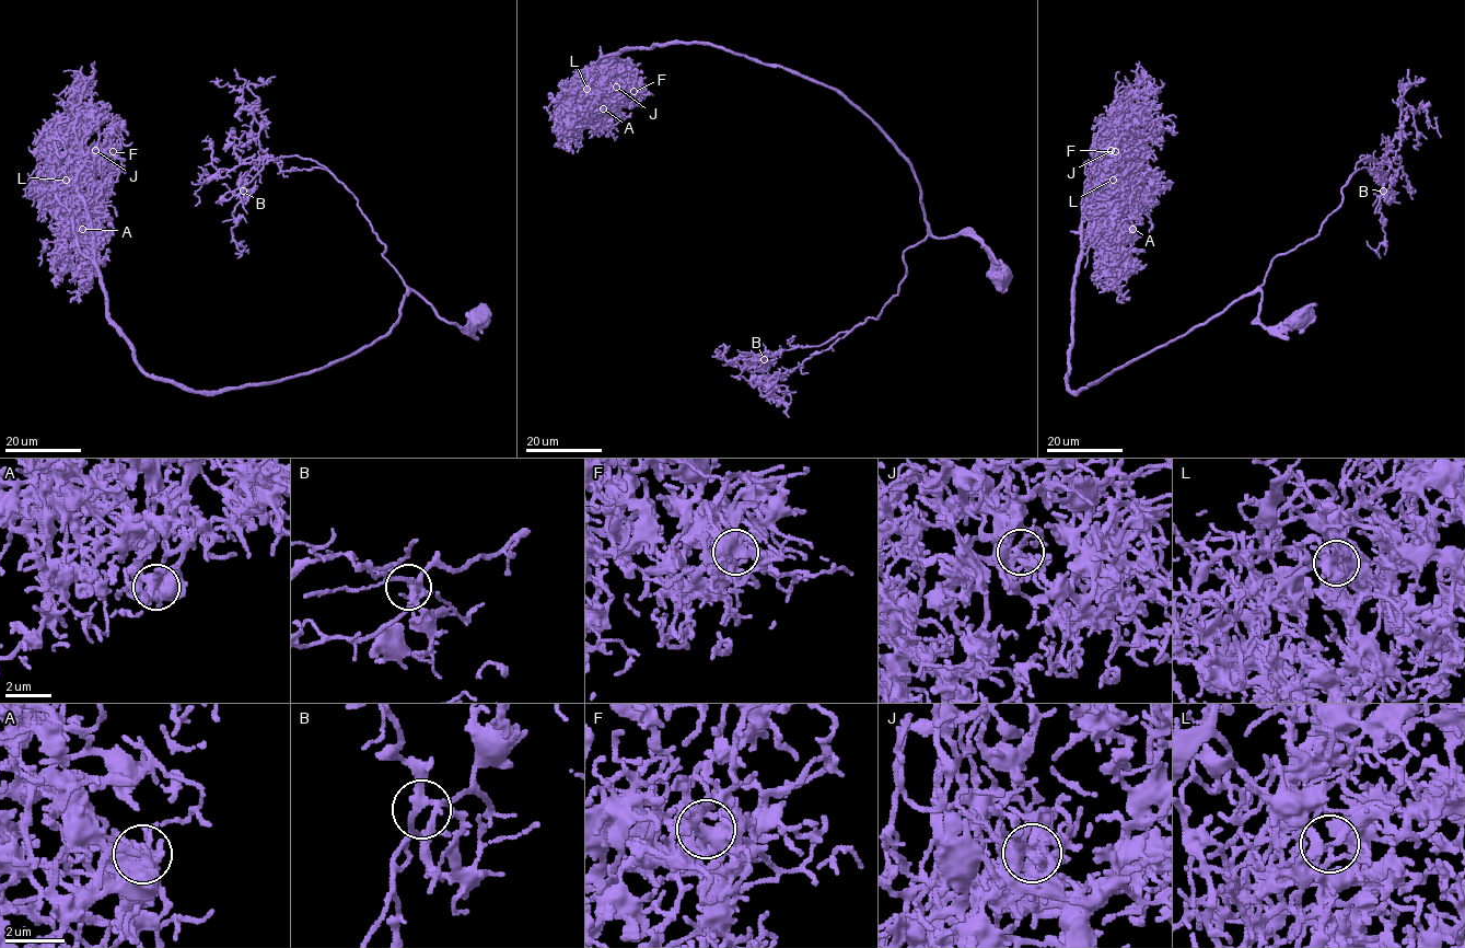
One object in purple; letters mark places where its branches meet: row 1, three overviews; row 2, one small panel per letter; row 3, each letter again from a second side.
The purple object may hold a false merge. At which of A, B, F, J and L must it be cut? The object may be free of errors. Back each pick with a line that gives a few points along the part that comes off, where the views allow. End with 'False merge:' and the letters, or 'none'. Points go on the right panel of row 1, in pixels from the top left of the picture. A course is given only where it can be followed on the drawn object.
False merge: none

